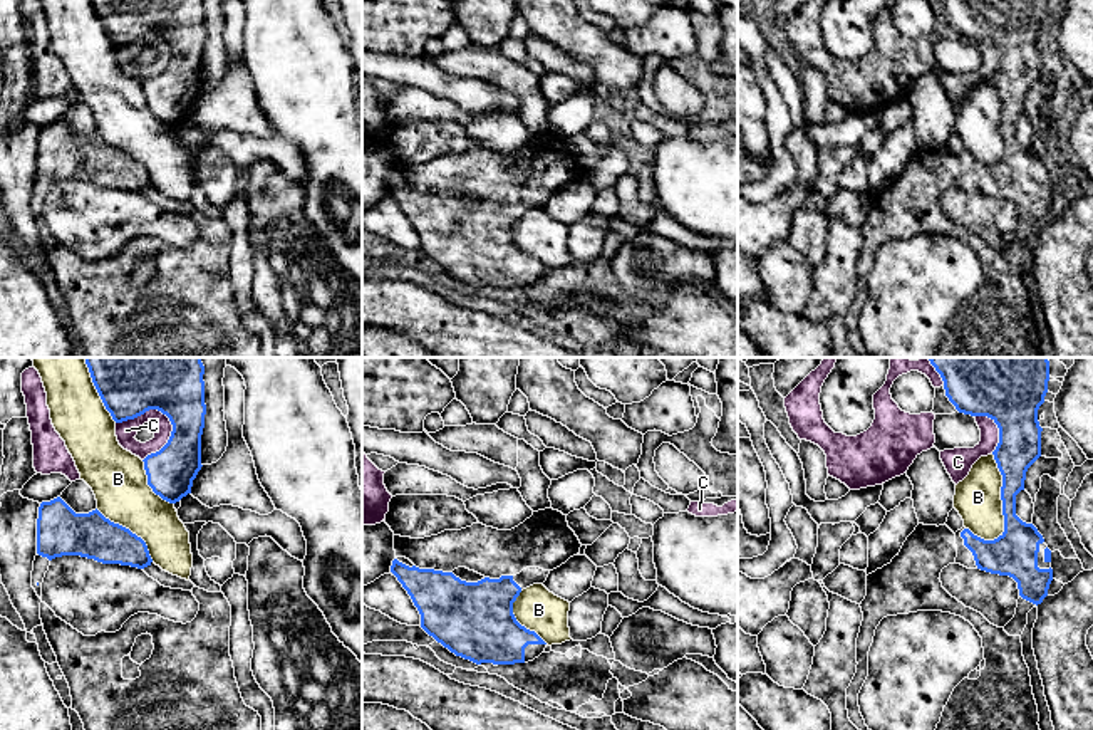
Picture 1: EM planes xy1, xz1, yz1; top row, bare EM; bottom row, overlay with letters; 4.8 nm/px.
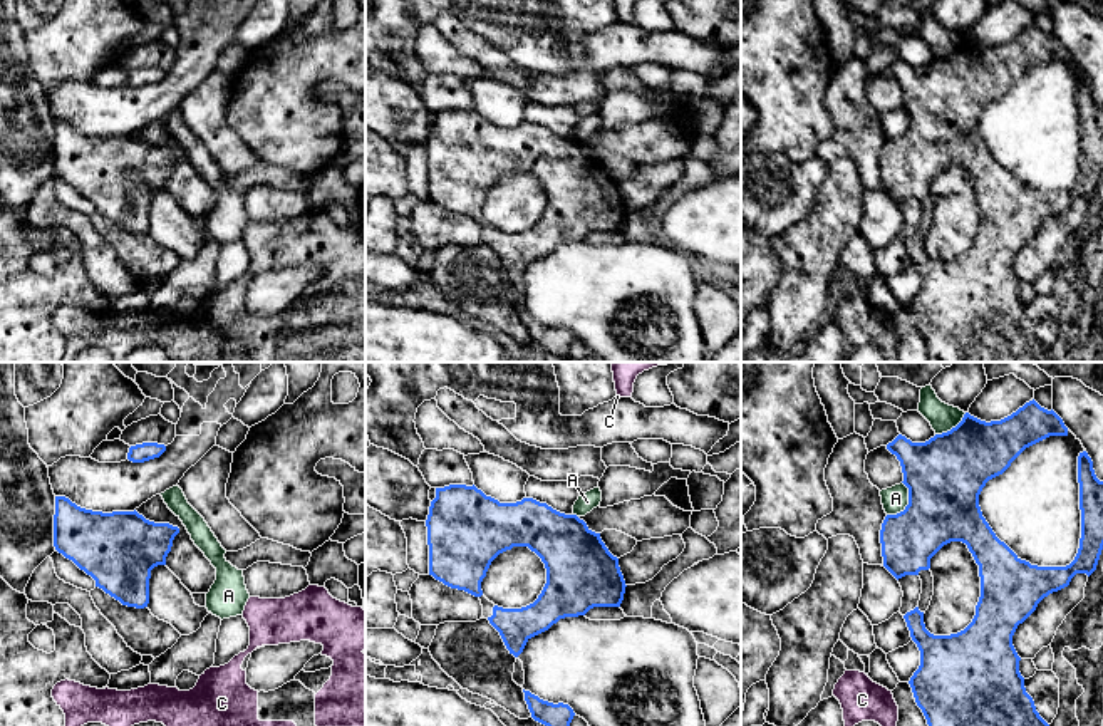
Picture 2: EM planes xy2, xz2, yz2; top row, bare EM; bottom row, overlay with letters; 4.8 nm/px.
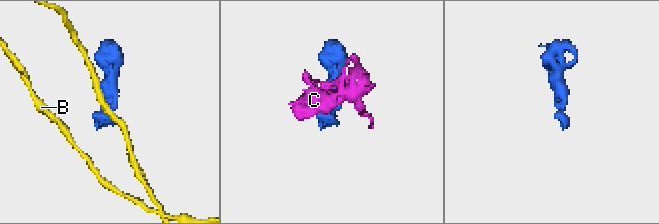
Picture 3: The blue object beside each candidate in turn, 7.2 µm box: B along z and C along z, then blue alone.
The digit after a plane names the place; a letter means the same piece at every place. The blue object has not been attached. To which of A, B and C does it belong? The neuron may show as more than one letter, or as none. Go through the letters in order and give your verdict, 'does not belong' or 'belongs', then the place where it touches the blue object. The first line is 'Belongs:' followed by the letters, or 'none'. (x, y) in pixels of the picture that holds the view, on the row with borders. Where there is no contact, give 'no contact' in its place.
Belongs: none
A: does not belong; contact yz2 (909, 503)
B: does not belong; contact yz1 (1003, 502)
C: does not belong; contact xy1 (148, 410)

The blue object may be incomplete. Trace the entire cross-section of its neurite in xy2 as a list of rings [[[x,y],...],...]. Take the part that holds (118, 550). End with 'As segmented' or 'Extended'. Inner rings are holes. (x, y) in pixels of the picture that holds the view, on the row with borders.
[[[55,496],[54,547],[122,605],[149,604],[151,570],[166,565],[179,533],[134,511],[92,511]]]. As segmented

